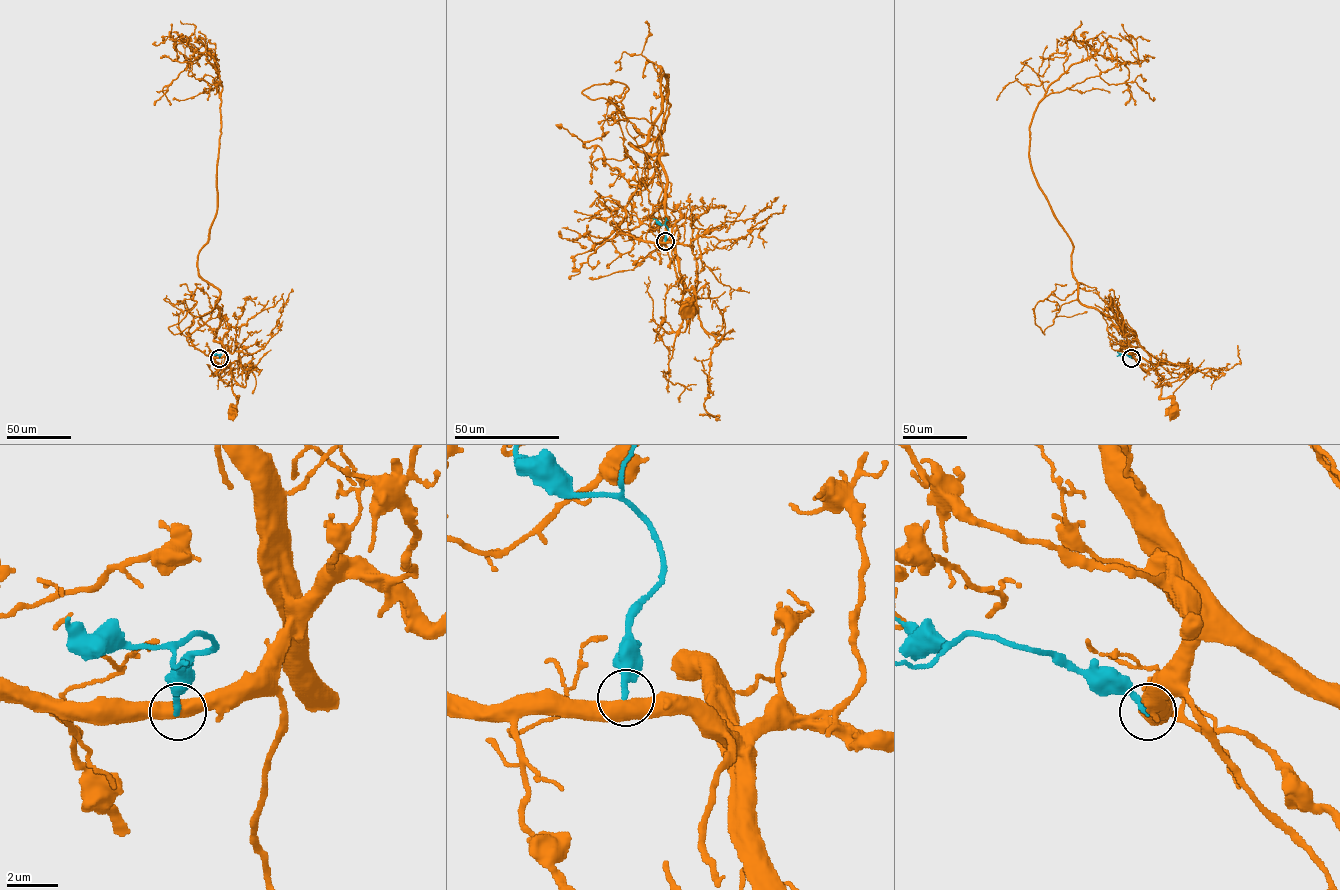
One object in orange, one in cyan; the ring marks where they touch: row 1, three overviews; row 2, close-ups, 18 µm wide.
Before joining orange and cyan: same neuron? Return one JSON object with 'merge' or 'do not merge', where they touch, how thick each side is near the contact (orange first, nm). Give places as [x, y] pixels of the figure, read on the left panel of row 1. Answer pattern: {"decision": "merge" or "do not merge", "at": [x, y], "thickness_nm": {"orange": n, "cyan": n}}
{"decision": "do not merge", "at": [219, 358], "thickness_nm": {"orange": 550, "cyan": 240}}

